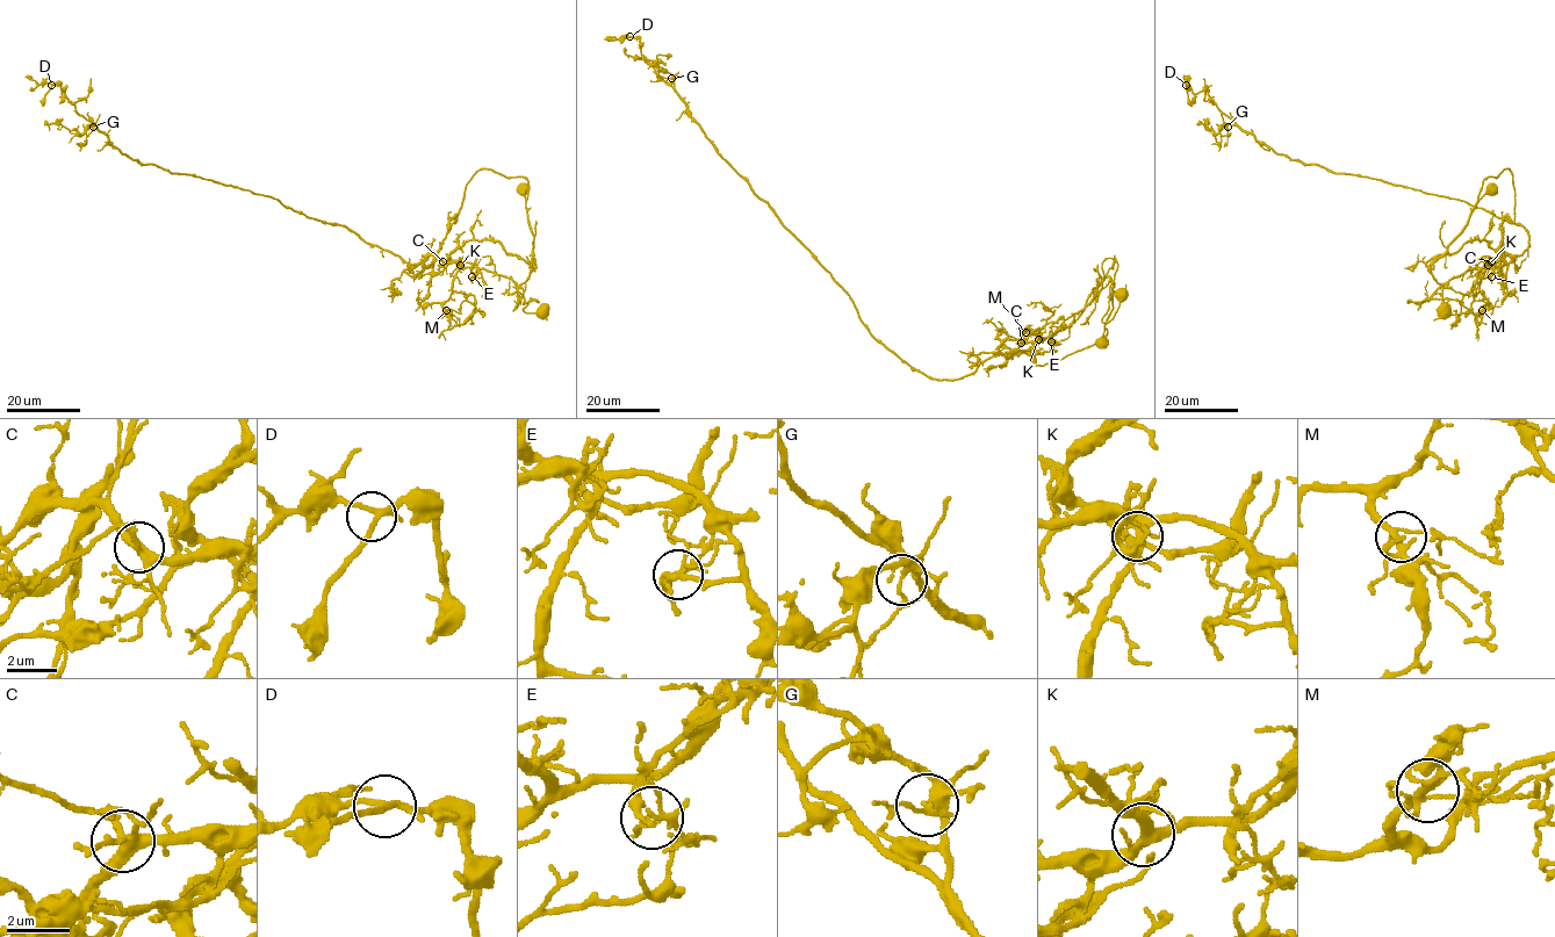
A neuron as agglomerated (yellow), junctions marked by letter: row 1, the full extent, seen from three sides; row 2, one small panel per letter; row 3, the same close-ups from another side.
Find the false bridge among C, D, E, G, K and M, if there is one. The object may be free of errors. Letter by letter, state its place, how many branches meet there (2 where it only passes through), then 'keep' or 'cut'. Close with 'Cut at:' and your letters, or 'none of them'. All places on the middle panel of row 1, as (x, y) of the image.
C: (1021, 343) | 6 | keep
D: (630, 36) | 4 | keep
E: (1051, 341) | 4 | cut
G: (671, 78) | 5 | keep
K: (1038, 339) | 4 | keep
M: (1026, 332) | 5 | keep
Cut at: E

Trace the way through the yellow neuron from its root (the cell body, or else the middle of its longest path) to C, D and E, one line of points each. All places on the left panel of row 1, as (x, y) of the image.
C: (544, 310), (525, 312), (530, 298), (539, 302), (523, 304), (523, 290), (510, 279), (470, 262), (443, 261)
D: (544, 310), (525, 312), (539, 302), (470, 262), (409, 264), (272, 196), (132, 160), (51, 85)
E: (544, 310), (525, 312), (530, 298), (539, 302), (523, 304), (523, 290), (510, 279), (486, 269), (472, 276)

